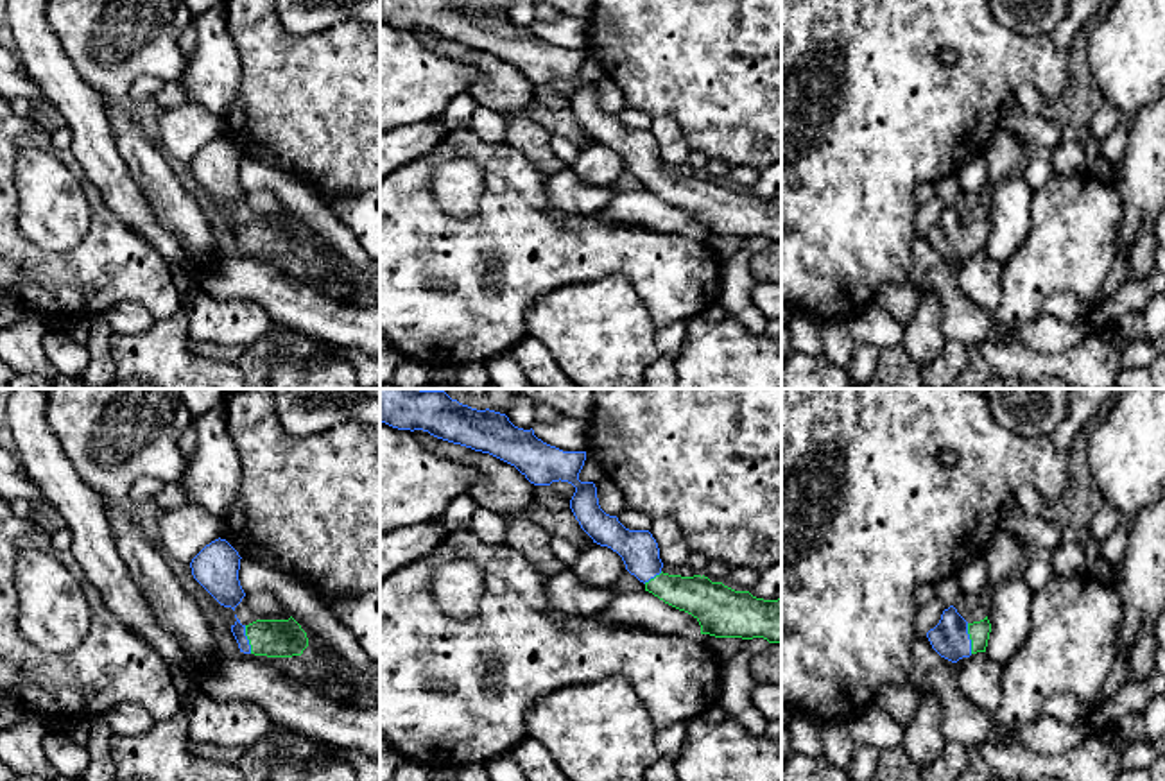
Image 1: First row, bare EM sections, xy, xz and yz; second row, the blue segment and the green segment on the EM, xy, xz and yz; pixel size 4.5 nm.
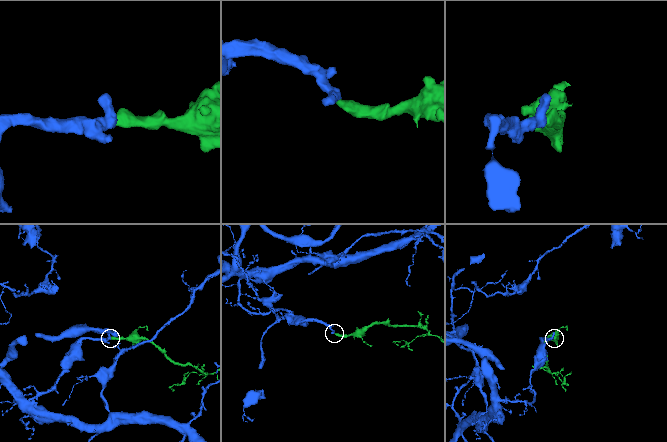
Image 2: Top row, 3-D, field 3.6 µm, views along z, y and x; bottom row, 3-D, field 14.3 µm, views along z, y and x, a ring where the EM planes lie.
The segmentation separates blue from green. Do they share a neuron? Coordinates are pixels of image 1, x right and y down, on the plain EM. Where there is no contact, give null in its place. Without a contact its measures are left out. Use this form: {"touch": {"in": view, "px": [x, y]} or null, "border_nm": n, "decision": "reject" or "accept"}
{"touch": {"in": "yz", "px": [968, 237]}, "border_nm": 140, "decision": "accept"}

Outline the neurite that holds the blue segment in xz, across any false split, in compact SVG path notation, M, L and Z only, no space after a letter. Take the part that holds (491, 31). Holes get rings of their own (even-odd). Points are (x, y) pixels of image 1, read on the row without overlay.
M380 0L380 20L398 29L430 34L489 52L514 64L531 82L568 81L575 86L570 107L581 127L600 145L617 150L626 168L665 202L692 213L701 233L764 236L781 242L781 197L764 199L708 176L663 172L660 147L649 129L629 129L606 113L593 81L581 81L586 50L563 50L514 25L505 13L477 9L459 0Z

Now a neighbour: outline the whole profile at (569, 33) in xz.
M561 14L556 20L536 20L534 34L563 50L584 50L588 47L588 20Z

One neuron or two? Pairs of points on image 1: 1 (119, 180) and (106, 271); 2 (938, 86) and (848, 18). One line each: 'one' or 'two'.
1: two
2: one

